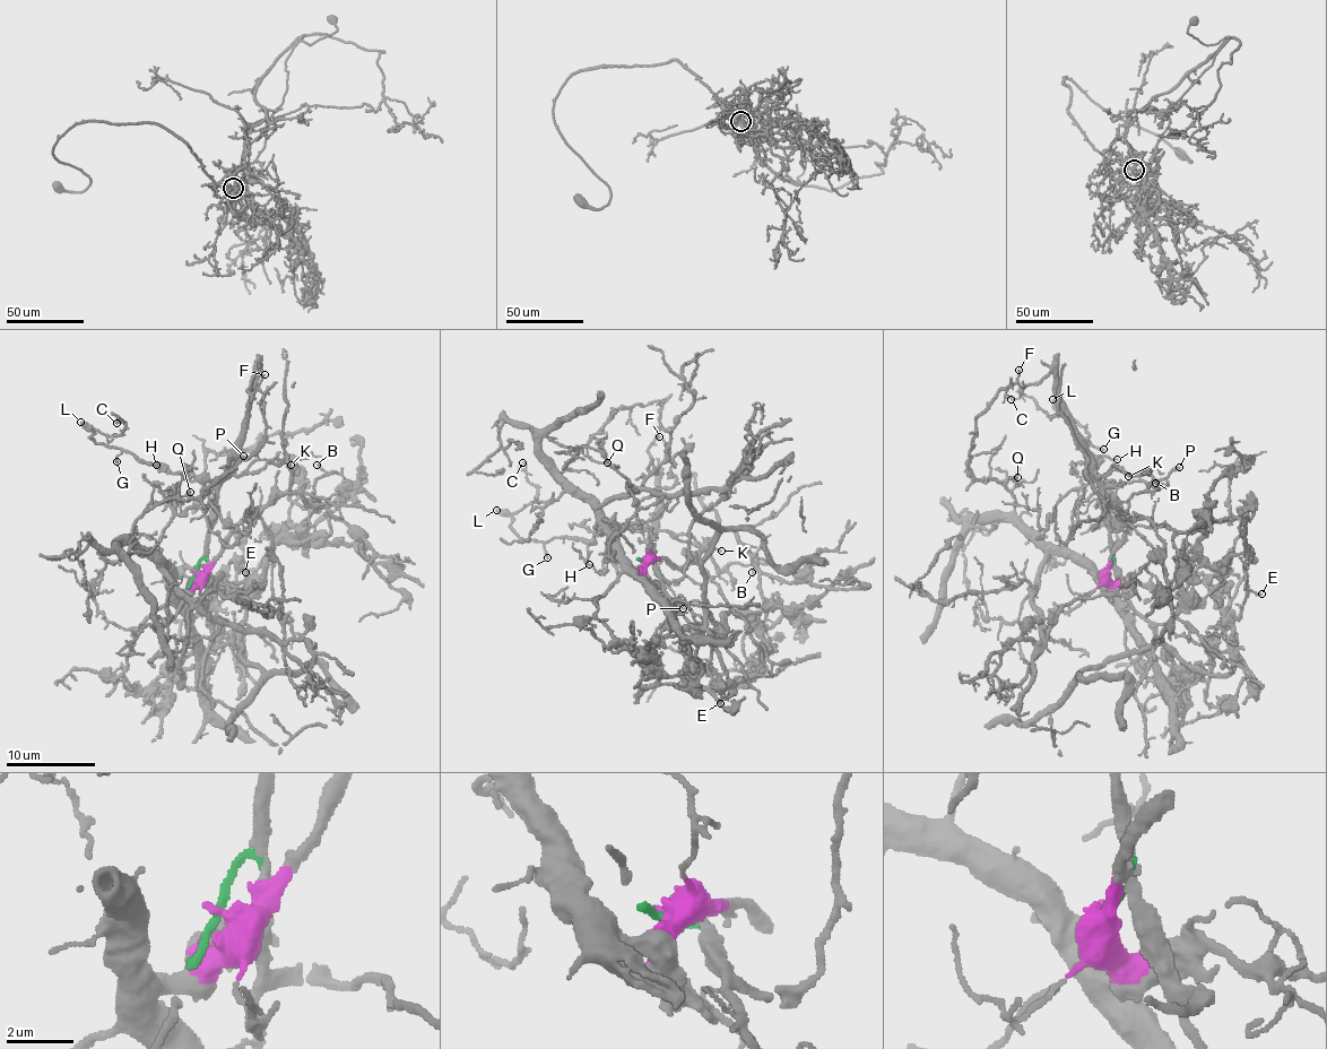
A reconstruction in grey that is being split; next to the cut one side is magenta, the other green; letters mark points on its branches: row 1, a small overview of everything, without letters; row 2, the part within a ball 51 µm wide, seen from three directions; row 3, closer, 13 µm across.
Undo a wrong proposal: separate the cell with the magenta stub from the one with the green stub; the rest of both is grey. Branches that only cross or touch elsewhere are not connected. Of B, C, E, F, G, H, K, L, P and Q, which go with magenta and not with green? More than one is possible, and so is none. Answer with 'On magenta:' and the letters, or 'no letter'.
On magenta: B, E, Q

